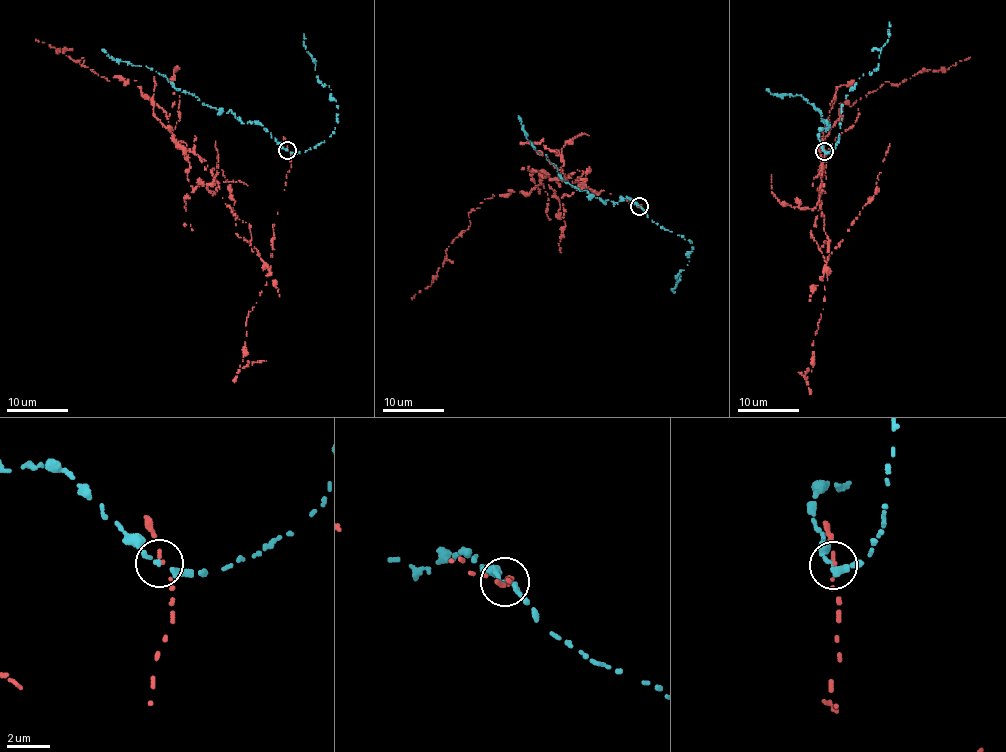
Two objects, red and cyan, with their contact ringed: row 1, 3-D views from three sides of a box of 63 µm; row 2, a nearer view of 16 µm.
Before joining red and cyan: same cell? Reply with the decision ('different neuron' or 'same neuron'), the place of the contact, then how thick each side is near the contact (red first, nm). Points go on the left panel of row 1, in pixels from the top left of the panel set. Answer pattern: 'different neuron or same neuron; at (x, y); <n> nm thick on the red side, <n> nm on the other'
different neuron; at (287, 150); 100 nm thick on the red side, 170 nm on the other

